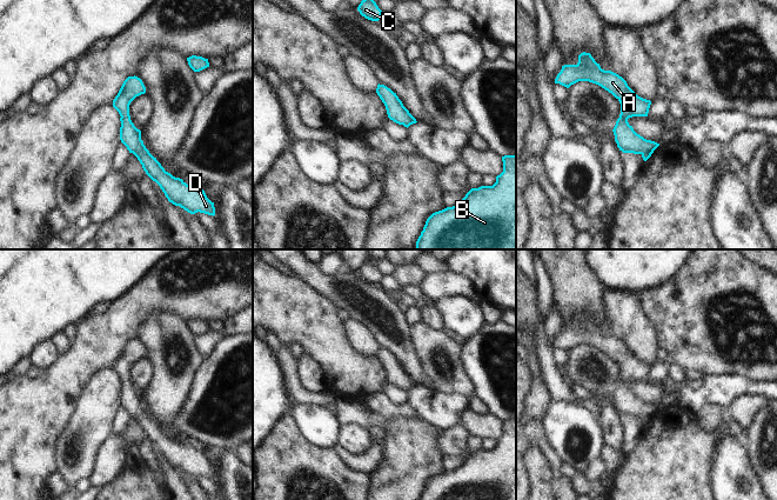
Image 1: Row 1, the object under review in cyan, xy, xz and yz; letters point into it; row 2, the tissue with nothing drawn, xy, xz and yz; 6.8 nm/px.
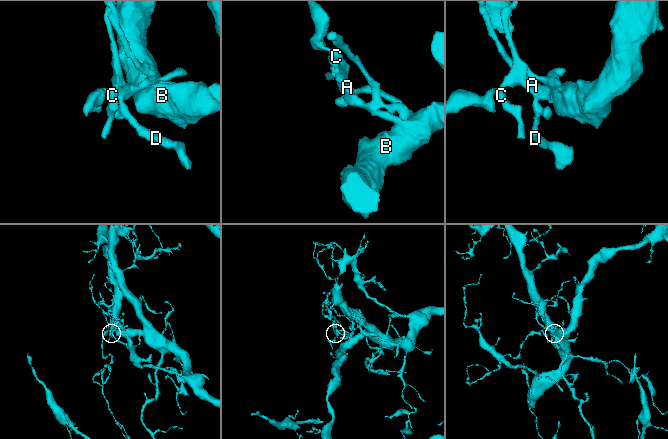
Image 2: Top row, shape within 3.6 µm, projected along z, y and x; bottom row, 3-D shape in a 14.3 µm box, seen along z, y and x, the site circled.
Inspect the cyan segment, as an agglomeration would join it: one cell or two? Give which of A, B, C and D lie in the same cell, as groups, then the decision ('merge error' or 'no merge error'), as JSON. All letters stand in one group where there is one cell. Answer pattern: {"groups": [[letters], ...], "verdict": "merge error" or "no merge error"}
{"groups": [["A", "B", "C", "D"]], "verdict": "no merge error"}

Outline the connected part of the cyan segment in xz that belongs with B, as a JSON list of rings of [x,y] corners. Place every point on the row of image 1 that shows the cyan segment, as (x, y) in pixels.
[[[516,155],[502,156],[503,172],[493,186],[471,188],[455,206],[433,213],[416,241],[416,249],[516,249]]]

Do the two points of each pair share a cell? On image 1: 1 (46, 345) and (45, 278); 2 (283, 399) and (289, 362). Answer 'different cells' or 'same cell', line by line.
1: different cells
2: different cells

